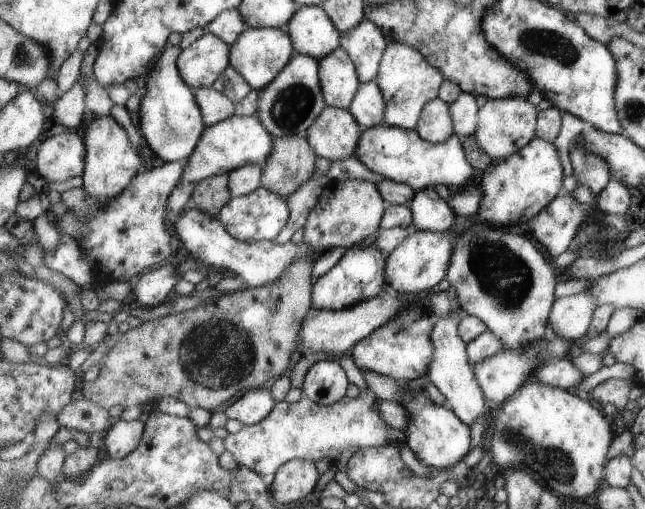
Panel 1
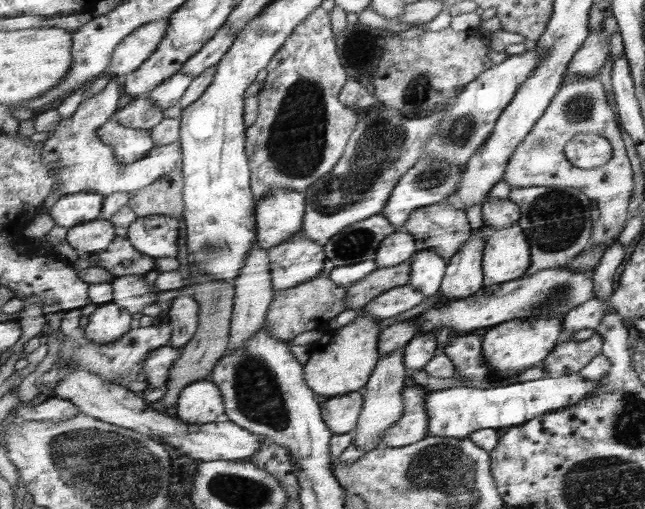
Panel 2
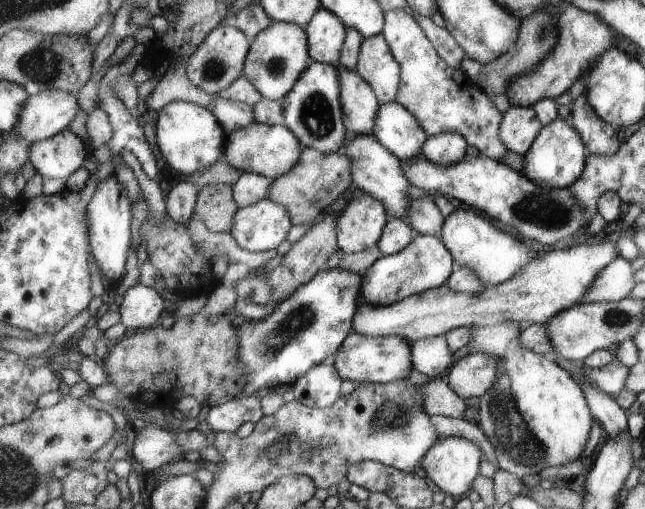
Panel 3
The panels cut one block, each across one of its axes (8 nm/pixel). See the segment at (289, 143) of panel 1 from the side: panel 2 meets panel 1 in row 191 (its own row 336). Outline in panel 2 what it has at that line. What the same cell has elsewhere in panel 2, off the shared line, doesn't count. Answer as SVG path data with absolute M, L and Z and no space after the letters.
M330 276L313 278L305 284L295 286L295 288L275 292L275 298L269 306L264 328L269 328L271 334L277 340L290 344L295 336L317 329L319 323L328 324L335 316L339 316L343 310L347 310L346 299L347 288L339 286L339 283L335 282Z

